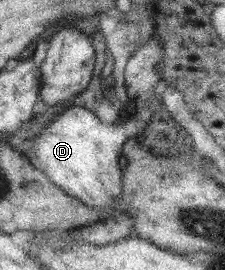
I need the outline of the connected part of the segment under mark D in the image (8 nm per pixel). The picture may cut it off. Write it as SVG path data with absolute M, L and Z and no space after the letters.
M159 80L156 83L156 99L137 109L133 117L121 121L119 124L103 124L99 122L93 112L83 108L70 106L55 116L39 133L31 133L27 140L33 150L39 170L61 189L67 196L81 202L89 208L109 208L117 202L121 193L121 167L119 159L122 145L131 136L141 135L144 127L149 123L150 113L157 108L163 108L161 93L167 83Z

